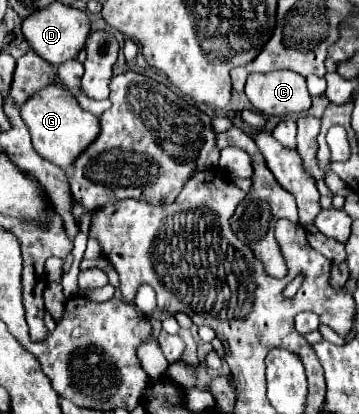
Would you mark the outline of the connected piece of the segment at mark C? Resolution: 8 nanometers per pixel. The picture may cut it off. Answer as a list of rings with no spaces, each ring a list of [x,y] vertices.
[[[270,71],[252,73],[246,81],[246,97],[252,107],[266,115],[286,115],[302,113],[310,107],[310,93],[306,79],[294,71]]]

